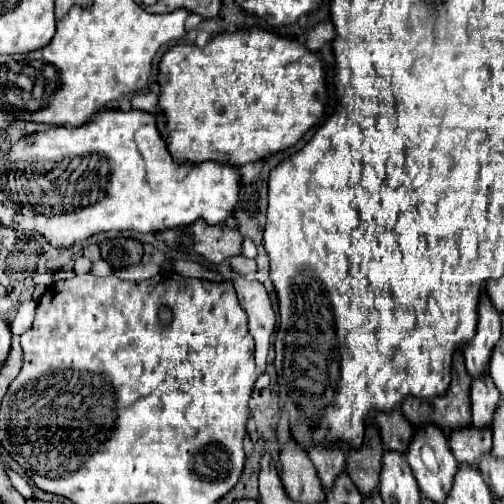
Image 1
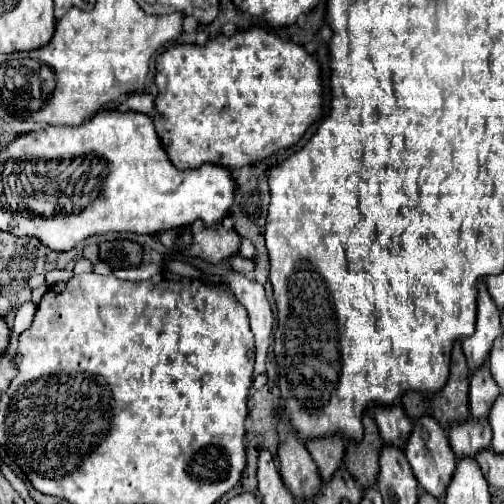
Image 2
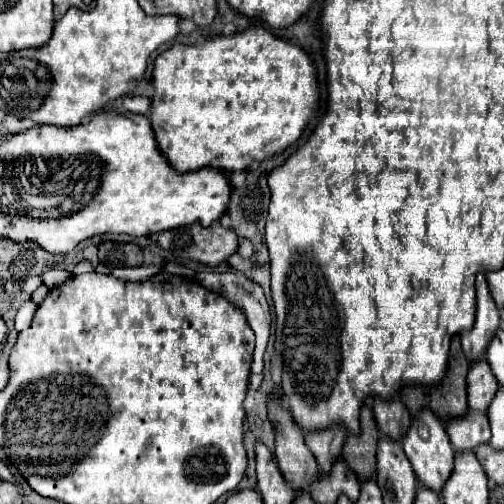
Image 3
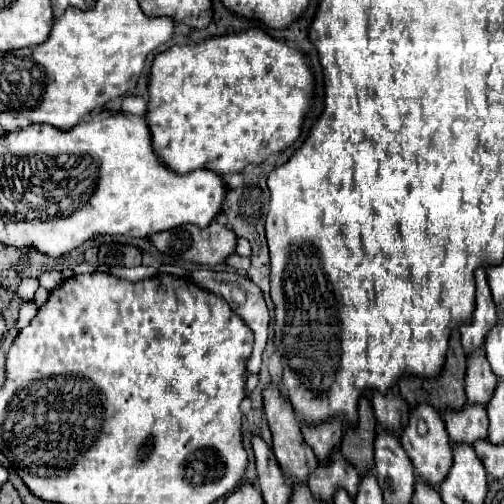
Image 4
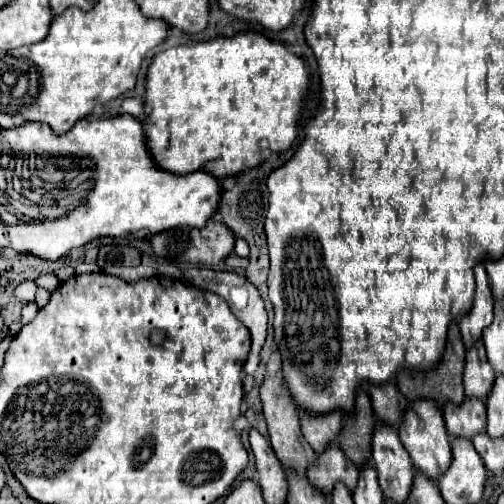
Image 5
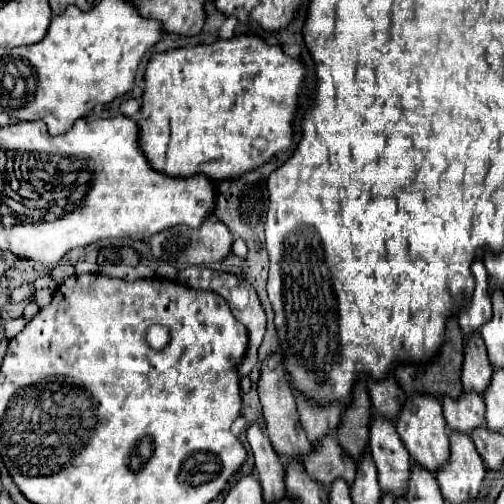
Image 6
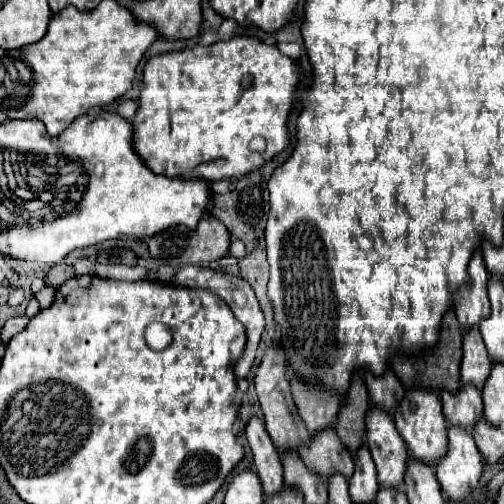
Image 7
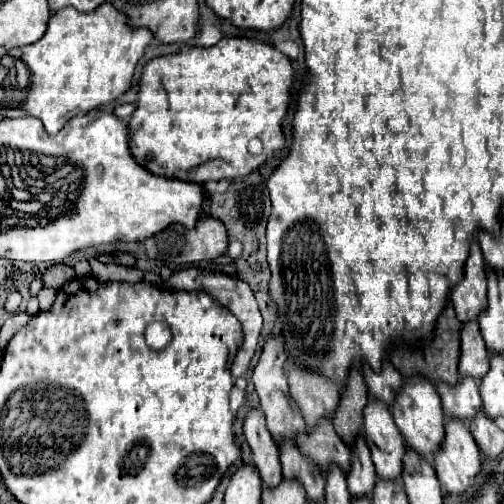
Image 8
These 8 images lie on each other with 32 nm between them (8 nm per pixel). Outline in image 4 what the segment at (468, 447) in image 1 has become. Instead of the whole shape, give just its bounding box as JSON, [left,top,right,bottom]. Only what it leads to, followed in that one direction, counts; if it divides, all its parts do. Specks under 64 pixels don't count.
[444,404,488,446]

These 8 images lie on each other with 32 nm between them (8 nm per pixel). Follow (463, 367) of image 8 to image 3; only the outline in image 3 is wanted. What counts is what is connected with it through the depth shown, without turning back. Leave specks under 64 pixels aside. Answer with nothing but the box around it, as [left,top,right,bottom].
[468,358,498,412]

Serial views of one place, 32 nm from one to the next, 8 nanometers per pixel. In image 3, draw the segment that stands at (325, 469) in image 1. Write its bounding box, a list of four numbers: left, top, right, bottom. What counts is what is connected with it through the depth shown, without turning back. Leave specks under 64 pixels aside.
[306,428,346,474]

